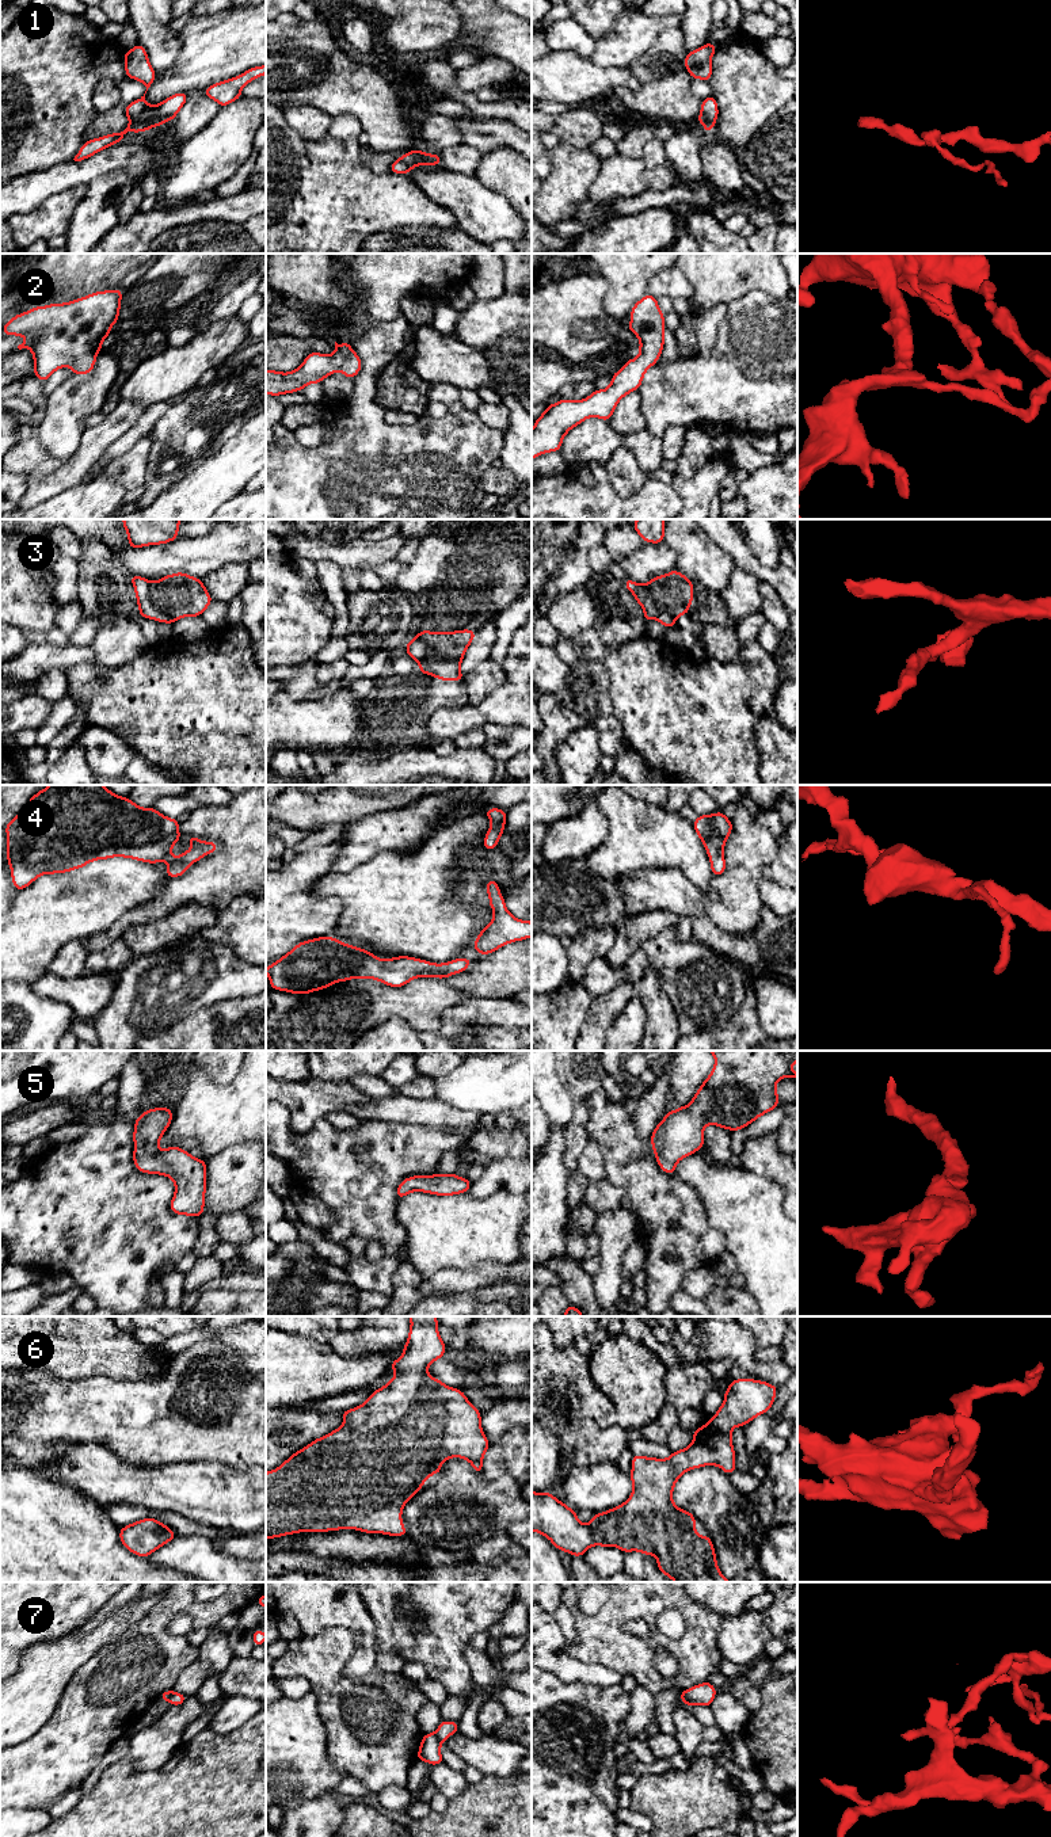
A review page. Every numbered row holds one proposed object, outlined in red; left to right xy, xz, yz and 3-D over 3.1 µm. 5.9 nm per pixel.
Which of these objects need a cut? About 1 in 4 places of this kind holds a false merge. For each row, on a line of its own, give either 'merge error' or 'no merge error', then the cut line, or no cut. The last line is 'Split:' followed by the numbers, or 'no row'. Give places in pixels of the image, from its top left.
1: merge error; cut in xy along (149, 106), (140, 115), (140, 130)
2: no merge error; no cut
3: merge error; cut in xz along (415, 637), (445, 655)
4: no merge error; no cut
5: no merge error; no cut
6: no merge error; no cut
7: merge error; cut in xz along (434, 1733), (441, 1742)
Split: 1, 3, 7

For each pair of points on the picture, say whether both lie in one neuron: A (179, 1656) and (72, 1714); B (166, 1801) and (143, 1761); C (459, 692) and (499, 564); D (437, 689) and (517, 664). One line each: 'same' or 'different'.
A: same
B: different
C: same
D: different

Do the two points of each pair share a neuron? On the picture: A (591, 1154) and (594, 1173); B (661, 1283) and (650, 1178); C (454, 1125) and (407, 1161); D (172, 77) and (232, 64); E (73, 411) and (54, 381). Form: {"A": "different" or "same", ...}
{"A": "same", "B": "same", "C": "different", "D": "same", "E": "different"}

